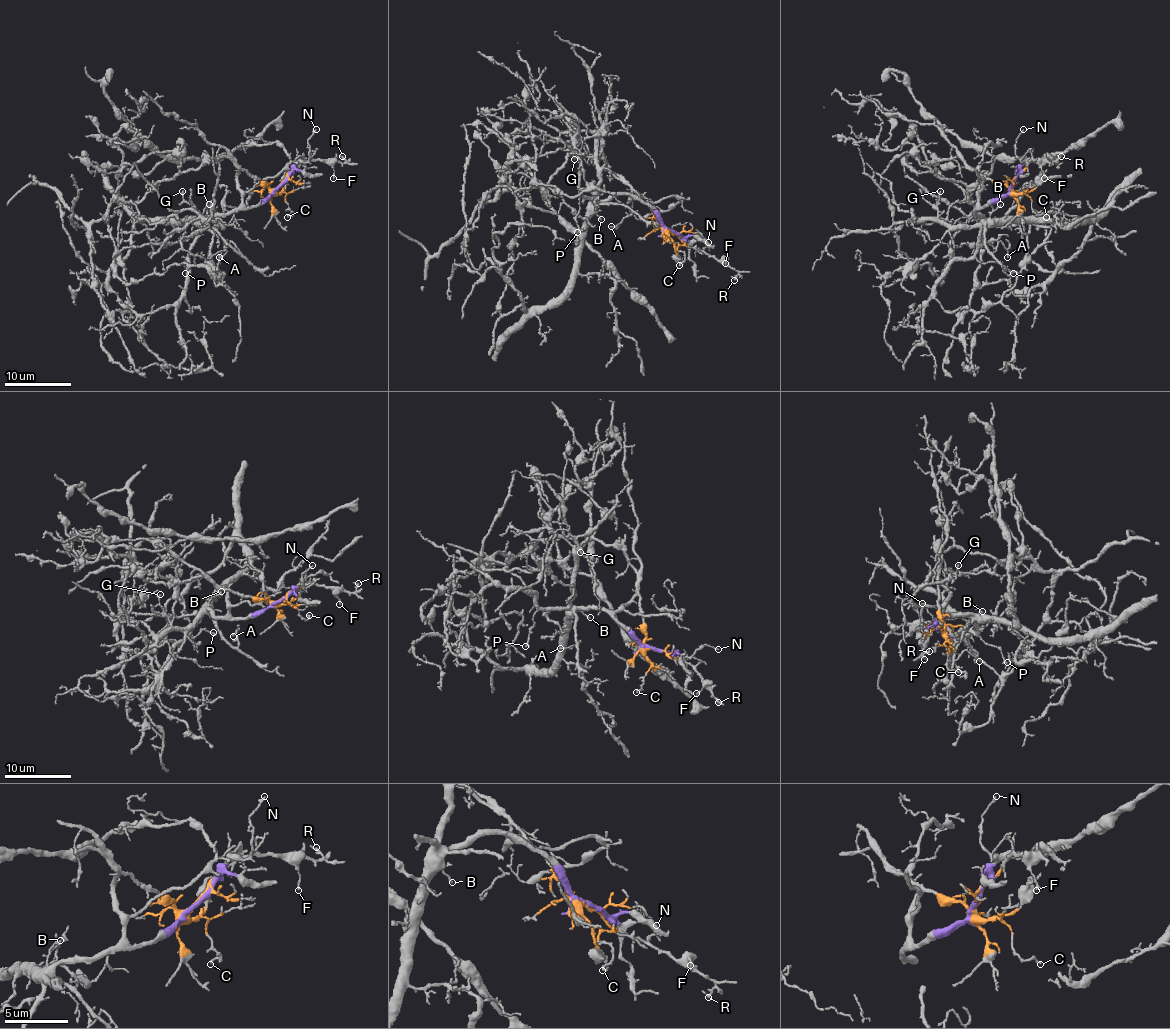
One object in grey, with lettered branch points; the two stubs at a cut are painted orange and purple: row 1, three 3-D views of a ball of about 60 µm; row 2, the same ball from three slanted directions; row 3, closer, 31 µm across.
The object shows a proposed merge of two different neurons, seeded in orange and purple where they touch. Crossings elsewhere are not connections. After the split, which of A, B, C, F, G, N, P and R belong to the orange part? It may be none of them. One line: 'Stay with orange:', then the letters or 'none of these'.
Stay with orange: C, F, R

